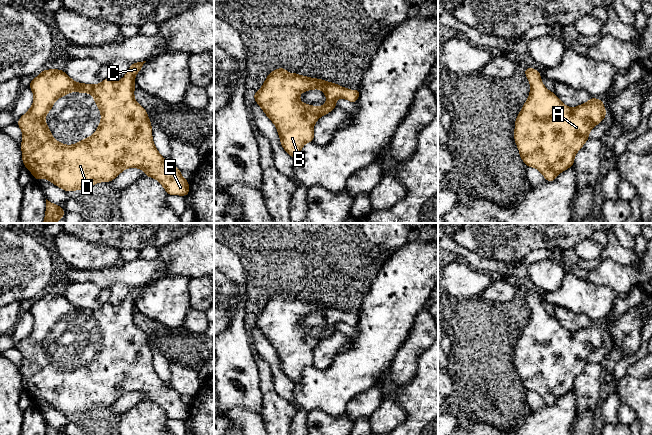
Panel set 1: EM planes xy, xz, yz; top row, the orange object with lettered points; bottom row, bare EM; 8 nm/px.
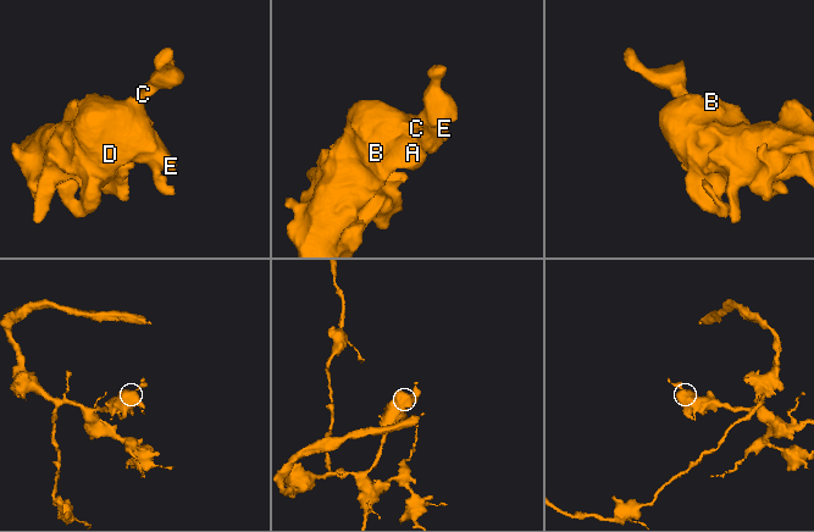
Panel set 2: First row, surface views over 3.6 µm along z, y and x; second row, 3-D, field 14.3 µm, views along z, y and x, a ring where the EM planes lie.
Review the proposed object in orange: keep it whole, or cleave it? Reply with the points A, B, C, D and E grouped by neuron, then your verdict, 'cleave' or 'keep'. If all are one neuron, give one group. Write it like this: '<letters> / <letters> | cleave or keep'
A B C D E | keep

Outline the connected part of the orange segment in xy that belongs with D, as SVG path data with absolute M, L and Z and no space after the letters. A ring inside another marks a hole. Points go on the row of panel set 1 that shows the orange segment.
M145 62L131 64L130 69L120 81L114 81L107 77L97 85L77 83L64 71L58 69L43 70L35 79L29 82L34 94L34 102L31 108L19 118L17 125L23 132L21 143L23 164L26 166L25 168L31 171L34 180L45 178L64 191L75 191L86 189L97 182L111 182L123 170L134 167L142 169L145 172L145 176L158 180L168 195L187 196L189 194L189 181L185 180L181 176L181 171L171 162L167 162L157 151L152 139L152 126L148 114L134 99L135 75L141 70ZM74 90L78 93L91 93L93 95L93 100L101 111L101 123L91 137L86 137L75 145L63 145L60 141L53 139L53 134L45 123L45 115L53 108L53 103L59 97L64 97L67 93L72 93Z

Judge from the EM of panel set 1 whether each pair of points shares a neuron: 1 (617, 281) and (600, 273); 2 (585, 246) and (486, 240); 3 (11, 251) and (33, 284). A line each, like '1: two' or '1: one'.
1: one
2: two
3: one

